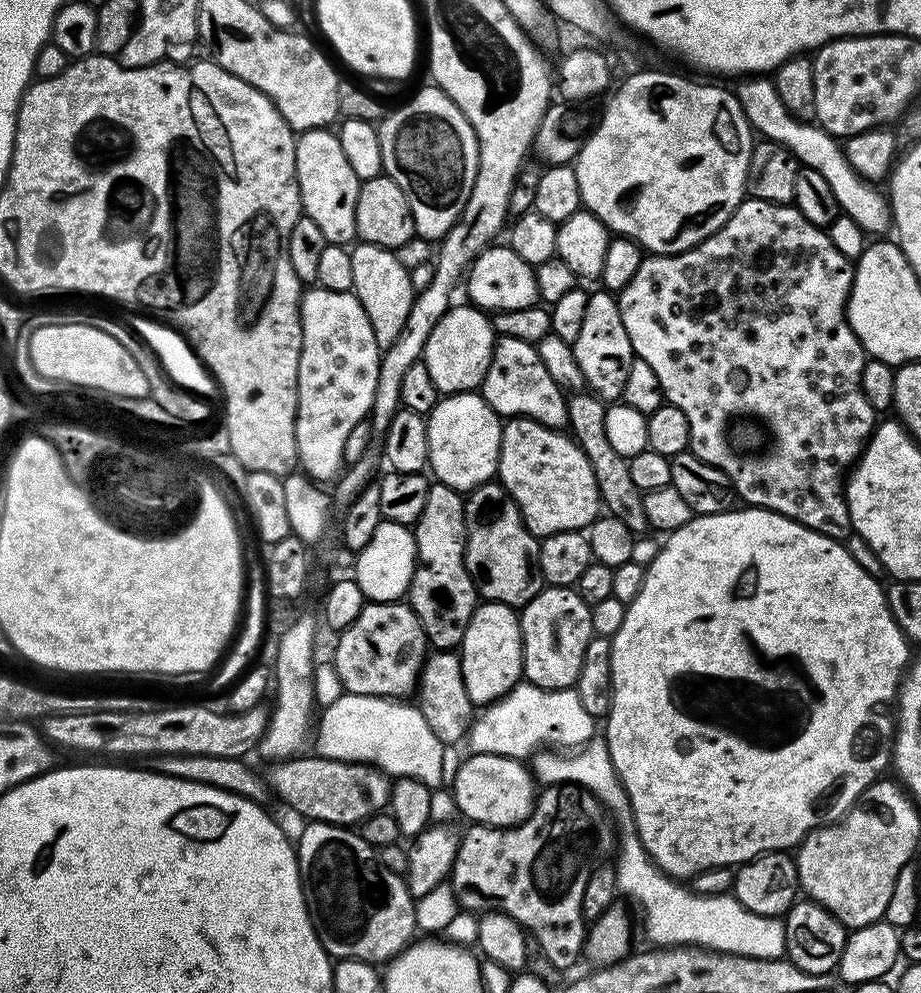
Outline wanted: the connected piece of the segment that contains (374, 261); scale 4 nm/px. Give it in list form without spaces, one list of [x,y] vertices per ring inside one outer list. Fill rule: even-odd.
[[[360,242],[351,249],[351,254],[350,267],[354,269],[352,292],[358,302],[362,302],[362,310],[366,310],[366,318],[370,318],[370,330],[374,330],[374,338],[383,350],[392,345],[398,334],[402,334],[402,325],[410,315],[414,299],[410,270],[398,262],[396,253],[391,248]]]

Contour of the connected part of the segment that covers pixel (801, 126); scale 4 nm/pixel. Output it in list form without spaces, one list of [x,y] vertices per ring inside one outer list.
[[[744,78],[737,84],[740,85],[734,88],[734,95],[742,106],[744,117],[753,129],[763,139],[773,140],[775,144],[789,148],[803,167],[818,170],[818,174],[822,174],[822,178],[830,182],[830,190],[834,190],[834,198],[843,215],[854,218],[854,222],[858,222],[858,226],[865,234],[884,232],[887,228],[889,231],[893,227],[892,209],[885,193],[881,189],[879,192],[876,189],[879,187],[875,183],[865,180],[860,173],[854,171],[837,137],[824,131],[819,124],[802,121],[793,116],[790,110],[786,110],[782,98],[778,98],[778,90],[771,79]]]

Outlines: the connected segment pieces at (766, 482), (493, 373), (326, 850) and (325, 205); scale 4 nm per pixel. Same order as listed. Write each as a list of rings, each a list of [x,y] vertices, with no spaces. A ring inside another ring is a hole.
[[[745,198],[740,201],[732,217],[698,246],[678,254],[645,255],[634,278],[630,278],[630,282],[626,282],[624,289],[618,293],[622,326],[626,326],[635,359],[647,362],[652,367],[658,382],[662,382],[665,401],[678,406],[678,410],[686,414],[686,422],[690,422],[690,451],[702,458],[702,462],[725,472],[732,483],[733,493],[739,499],[741,496],[745,505],[777,512],[818,534],[826,534],[832,540],[841,542],[853,533],[848,499],[844,496],[846,473],[863,454],[878,423],[878,413],[870,406],[870,402],[866,402],[866,394],[862,394],[862,366],[866,353],[848,321],[848,296],[852,292],[853,282],[853,261],[848,260],[846,254],[841,254],[834,242],[830,242],[825,229],[811,224],[792,204]],[[763,252],[772,252],[772,257],[765,264],[760,264]],[[732,419],[736,419],[740,428],[746,427],[748,420],[761,420],[772,439],[772,445],[765,452],[744,452],[739,456],[732,449],[732,440],[728,437]]]
[[[499,337],[492,351],[486,378],[478,391],[501,418],[521,416],[547,428],[564,430],[568,427],[565,389],[558,387],[554,378],[550,378],[546,366],[542,366],[542,358],[538,358],[535,344],[518,342],[518,338]]]
[[[314,820],[303,825],[300,841],[295,841],[296,865],[306,870],[302,876],[304,901],[314,930],[329,957],[336,960],[364,960],[377,966],[392,960],[403,948],[413,943],[418,929],[416,900],[405,884],[405,877],[381,867],[377,849],[360,837],[359,831],[339,824]]]
[[[315,128],[296,136],[296,181],[303,215],[314,218],[328,243],[351,245],[357,239],[356,207],[362,182],[350,170],[350,162],[346,162],[346,153],[335,131]]]

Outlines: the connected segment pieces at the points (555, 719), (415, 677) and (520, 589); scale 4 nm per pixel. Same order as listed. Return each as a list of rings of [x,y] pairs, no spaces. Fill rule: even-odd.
[[[522,680],[502,699],[487,705],[473,719],[466,737],[469,751],[524,760],[538,749],[574,750],[595,737],[596,719],[584,709],[575,687],[548,691]]]
[[[391,600],[385,604],[365,603],[362,614],[358,614],[358,618],[354,618],[354,622],[346,626],[335,639],[336,653],[330,657],[330,660],[335,665],[345,693],[408,698],[411,692],[413,695],[417,691],[420,669],[426,659],[424,648],[427,649],[429,643],[422,630],[422,622],[418,622],[418,614],[414,614],[411,604],[400,600]]]
[[[499,482],[480,484],[467,493],[464,502],[464,561],[477,593],[485,601],[509,604],[517,610],[529,604],[542,587],[540,540],[524,524],[522,514]]]

